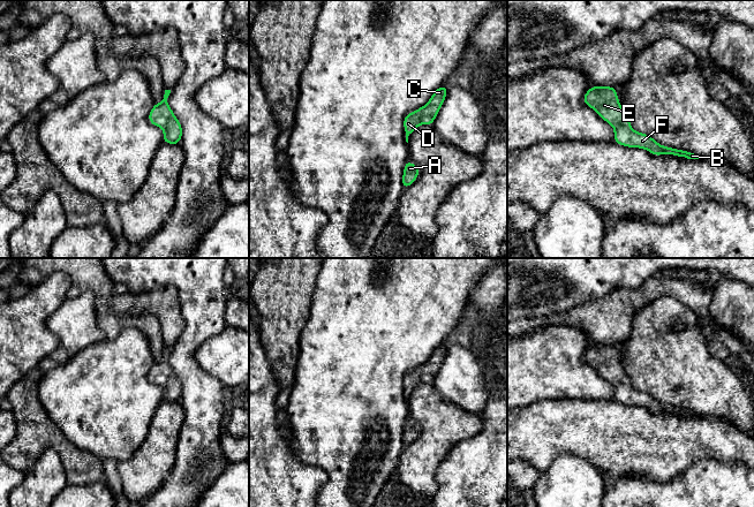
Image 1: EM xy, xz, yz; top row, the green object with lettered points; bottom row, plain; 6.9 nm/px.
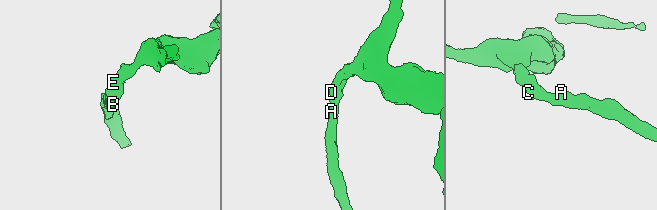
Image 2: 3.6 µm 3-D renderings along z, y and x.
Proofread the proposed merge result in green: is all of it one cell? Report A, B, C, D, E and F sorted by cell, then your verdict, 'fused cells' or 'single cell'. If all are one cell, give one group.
A B C D E F; single cell

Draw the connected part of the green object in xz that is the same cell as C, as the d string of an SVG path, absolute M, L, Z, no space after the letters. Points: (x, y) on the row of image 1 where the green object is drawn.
M445 85L438 88L427 105L409 113L404 120L406 142L408 143L408 136L422 123L432 126L436 115L438 114L440 106L446 97L447 89Z

